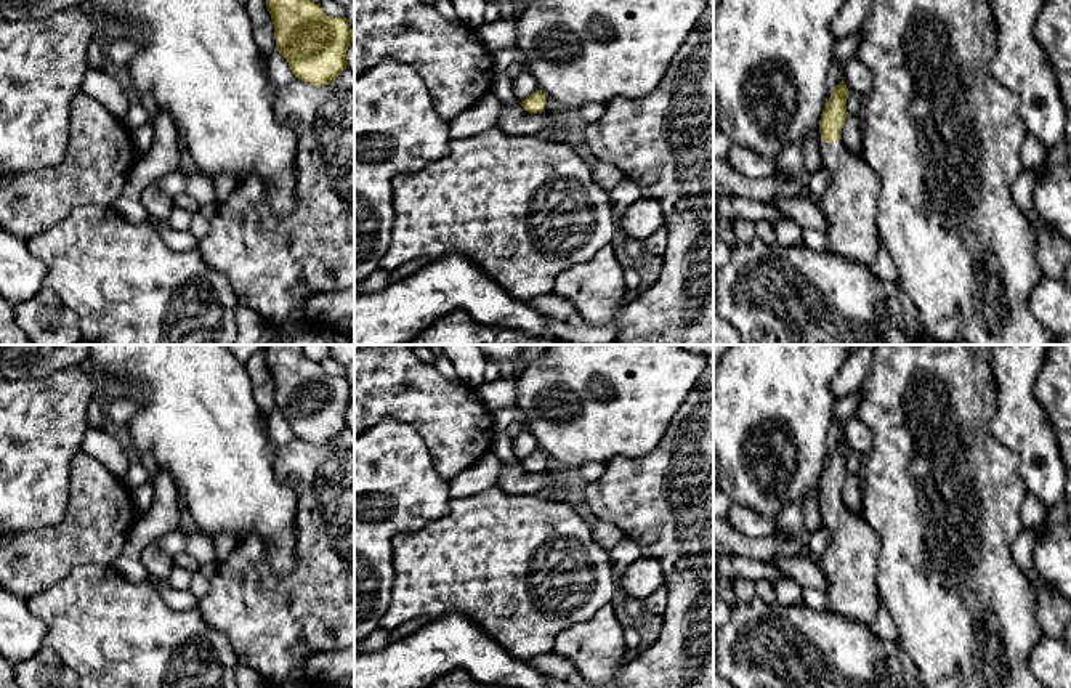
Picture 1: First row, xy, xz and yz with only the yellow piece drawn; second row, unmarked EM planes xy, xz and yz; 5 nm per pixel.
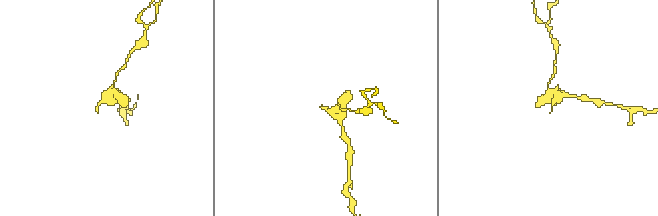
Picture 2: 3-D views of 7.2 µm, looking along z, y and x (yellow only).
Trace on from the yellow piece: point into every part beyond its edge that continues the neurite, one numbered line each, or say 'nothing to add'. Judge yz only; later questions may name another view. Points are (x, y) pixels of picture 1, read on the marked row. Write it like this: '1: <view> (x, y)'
1: yz (850, 204)

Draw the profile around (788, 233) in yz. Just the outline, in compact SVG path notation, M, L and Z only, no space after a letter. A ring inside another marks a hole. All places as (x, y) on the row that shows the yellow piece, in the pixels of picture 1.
M781 218L774 225L776 244L794 247L803 242L803 228L792 220Z

